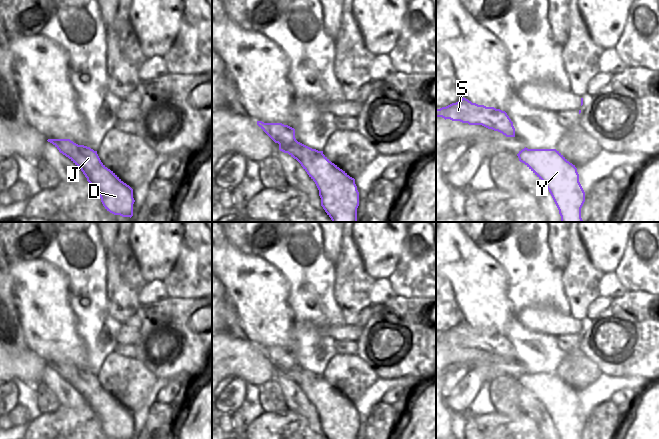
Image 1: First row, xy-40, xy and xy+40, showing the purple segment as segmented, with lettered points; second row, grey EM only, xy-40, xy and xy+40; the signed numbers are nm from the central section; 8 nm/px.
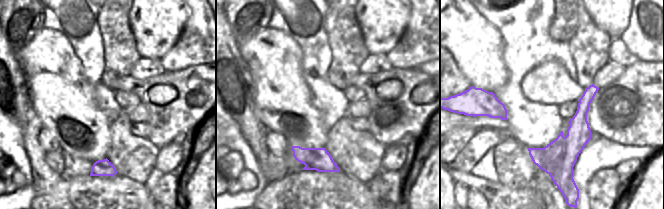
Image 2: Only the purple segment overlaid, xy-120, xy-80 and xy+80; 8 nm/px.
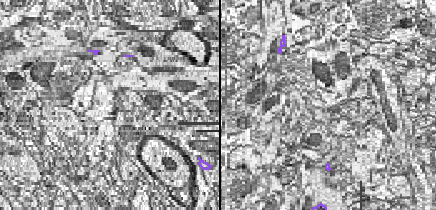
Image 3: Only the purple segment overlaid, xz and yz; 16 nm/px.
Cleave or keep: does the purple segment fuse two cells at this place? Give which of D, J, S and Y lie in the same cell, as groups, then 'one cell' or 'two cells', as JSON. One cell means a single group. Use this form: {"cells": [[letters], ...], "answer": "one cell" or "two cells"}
{"cells": [["D", "J", "S", "Y"]], "answer": "one cell"}

